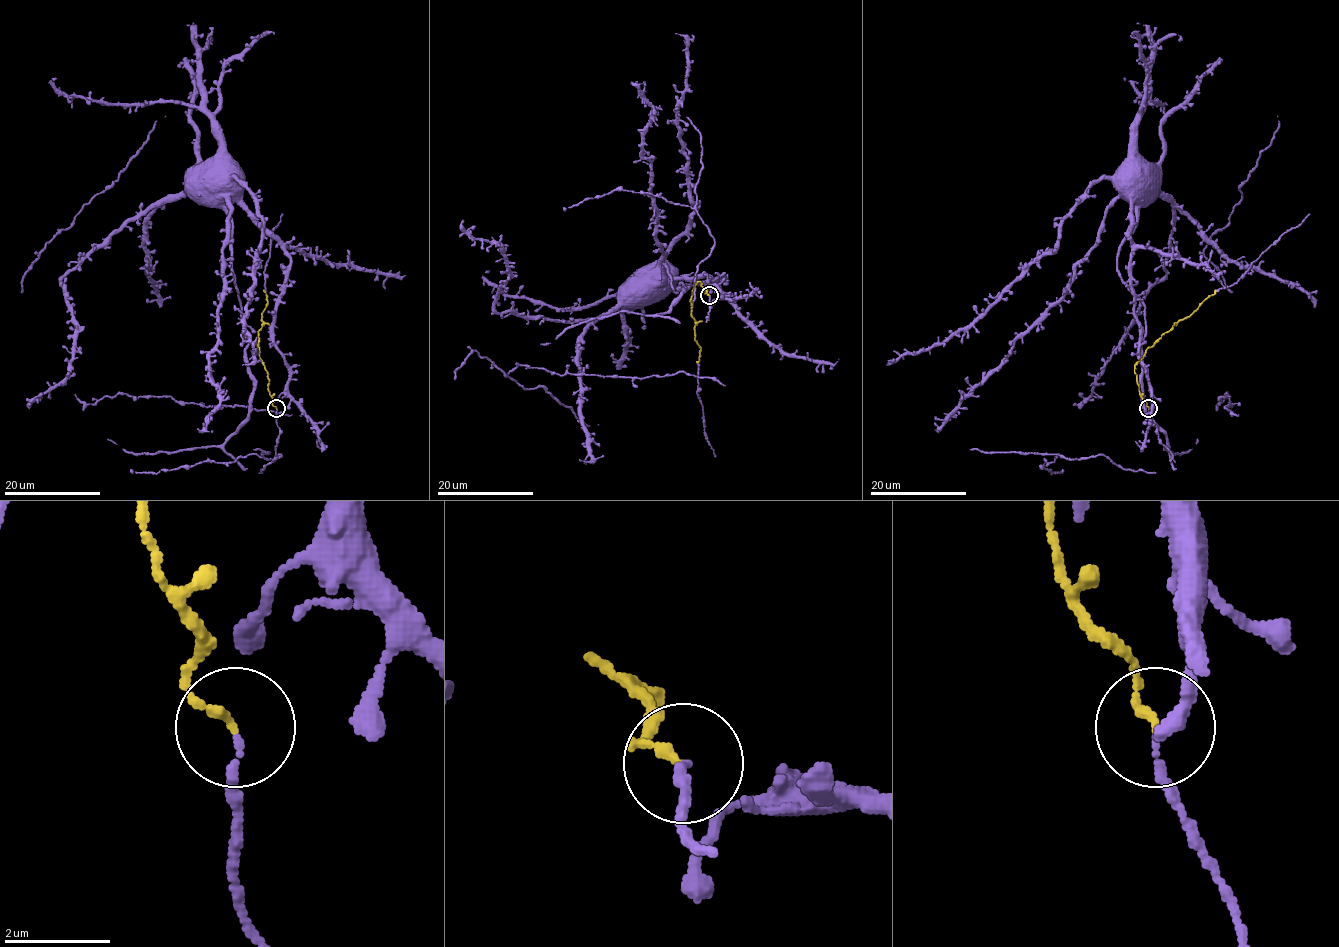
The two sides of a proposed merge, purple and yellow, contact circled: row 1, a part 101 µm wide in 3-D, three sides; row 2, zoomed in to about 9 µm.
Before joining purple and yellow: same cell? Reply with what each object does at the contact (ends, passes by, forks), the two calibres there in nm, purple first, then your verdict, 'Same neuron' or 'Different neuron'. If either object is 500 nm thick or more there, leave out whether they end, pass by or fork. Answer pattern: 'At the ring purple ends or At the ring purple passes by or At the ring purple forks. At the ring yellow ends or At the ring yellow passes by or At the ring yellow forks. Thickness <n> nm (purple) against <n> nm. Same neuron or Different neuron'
At the ring purple ends. At the ring yellow ends. Thickness 120 nm (purple) against 160 nm. Same neuron

